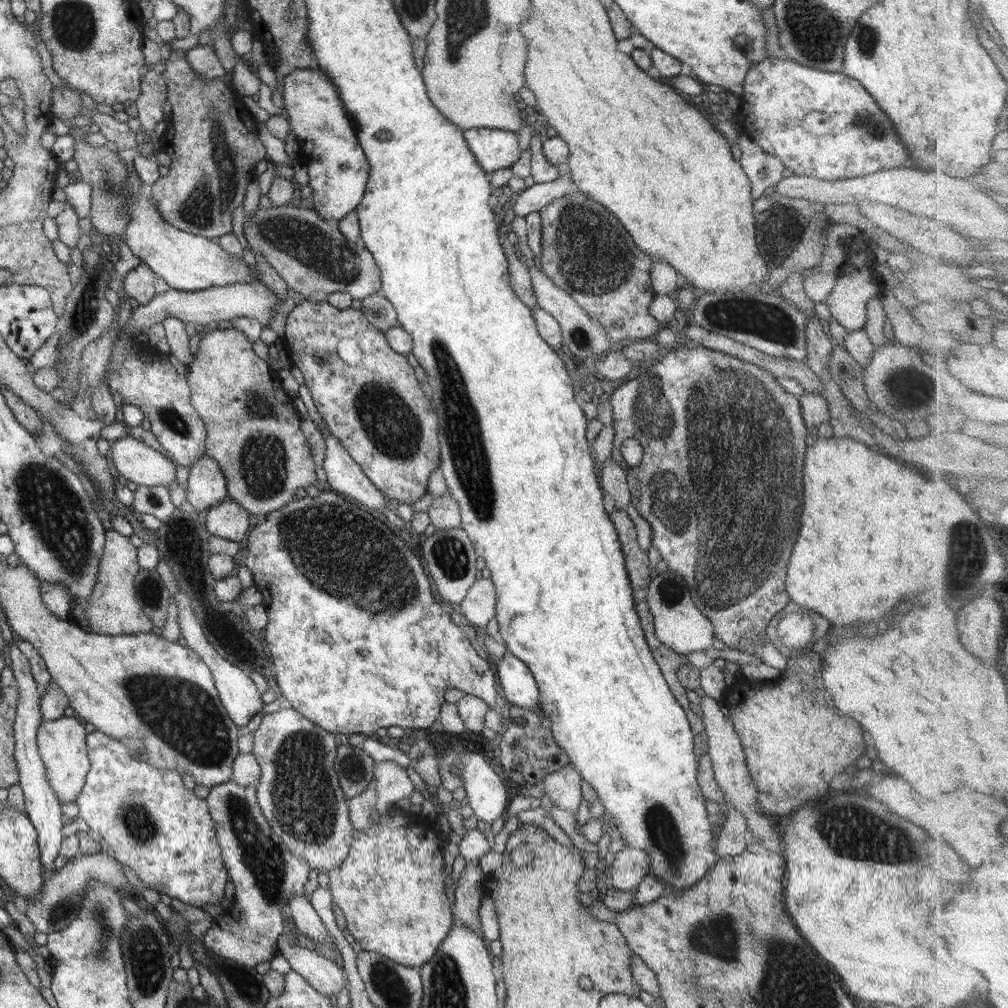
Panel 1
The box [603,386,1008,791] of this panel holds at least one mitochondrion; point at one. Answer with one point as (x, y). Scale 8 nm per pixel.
(972, 548)

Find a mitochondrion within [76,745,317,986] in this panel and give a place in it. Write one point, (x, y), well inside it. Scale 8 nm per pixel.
(261, 854)

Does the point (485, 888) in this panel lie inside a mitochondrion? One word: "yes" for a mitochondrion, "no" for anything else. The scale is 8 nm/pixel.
no

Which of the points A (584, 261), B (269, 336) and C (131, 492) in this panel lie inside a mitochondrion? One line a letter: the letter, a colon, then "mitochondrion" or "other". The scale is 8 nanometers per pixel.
A: mitochondrion
B: other
C: other

